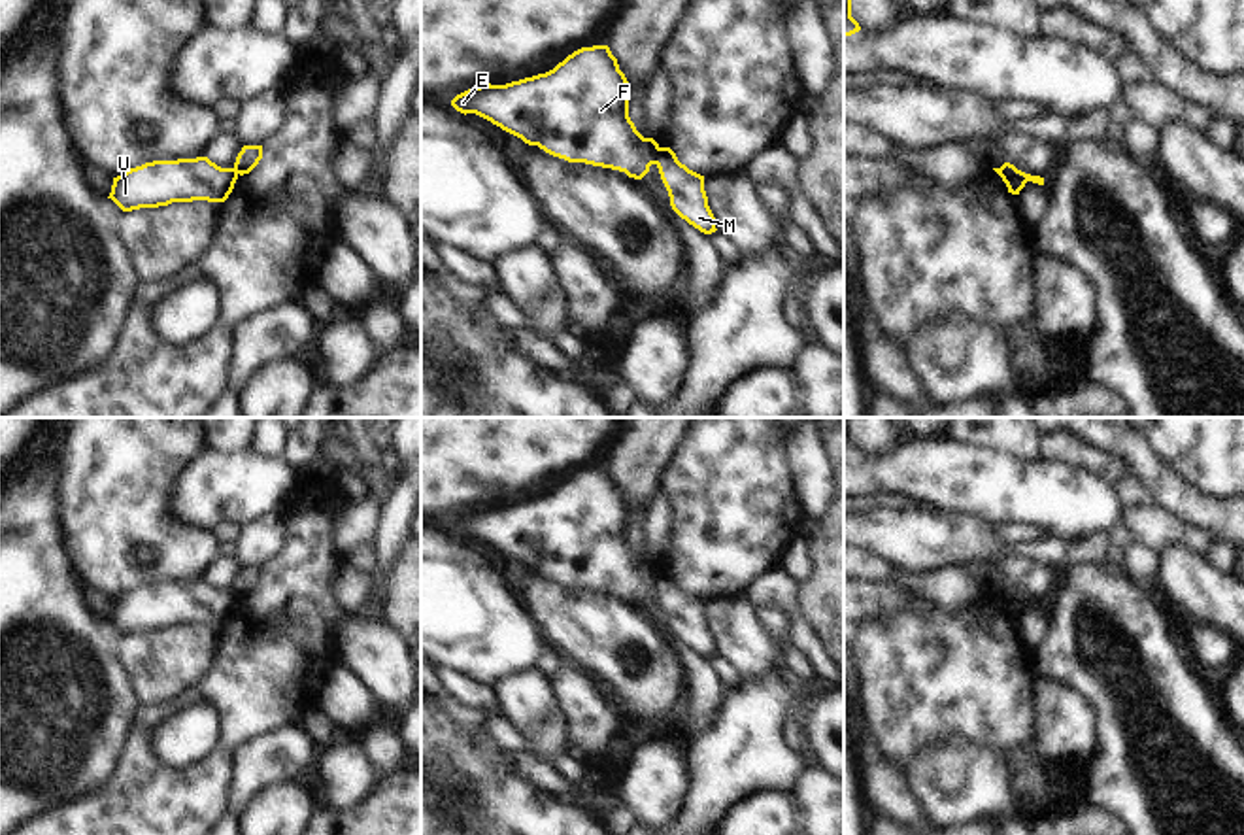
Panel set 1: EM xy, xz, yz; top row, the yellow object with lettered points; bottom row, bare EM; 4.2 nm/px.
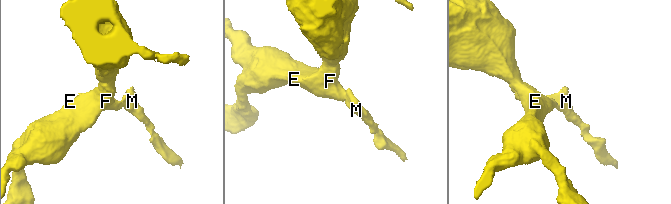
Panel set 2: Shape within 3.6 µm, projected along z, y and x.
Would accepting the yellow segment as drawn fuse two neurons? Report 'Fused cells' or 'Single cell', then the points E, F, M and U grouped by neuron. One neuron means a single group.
Fused cells. Groups: E F U / M

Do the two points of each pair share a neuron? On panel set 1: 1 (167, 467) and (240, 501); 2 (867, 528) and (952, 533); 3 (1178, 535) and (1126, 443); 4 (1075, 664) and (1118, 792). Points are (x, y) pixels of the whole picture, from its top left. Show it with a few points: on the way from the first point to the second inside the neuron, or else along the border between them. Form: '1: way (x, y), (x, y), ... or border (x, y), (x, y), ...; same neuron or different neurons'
1: border (208, 446), (178, 484), (178, 518); different neurons
2: way (888, 533), (931, 533); same neuron
3: border (1131, 469), (1163, 505), (1197, 528); different neurons
4: way (1107, 696), (1118, 707), (1118, 760); same neuron

